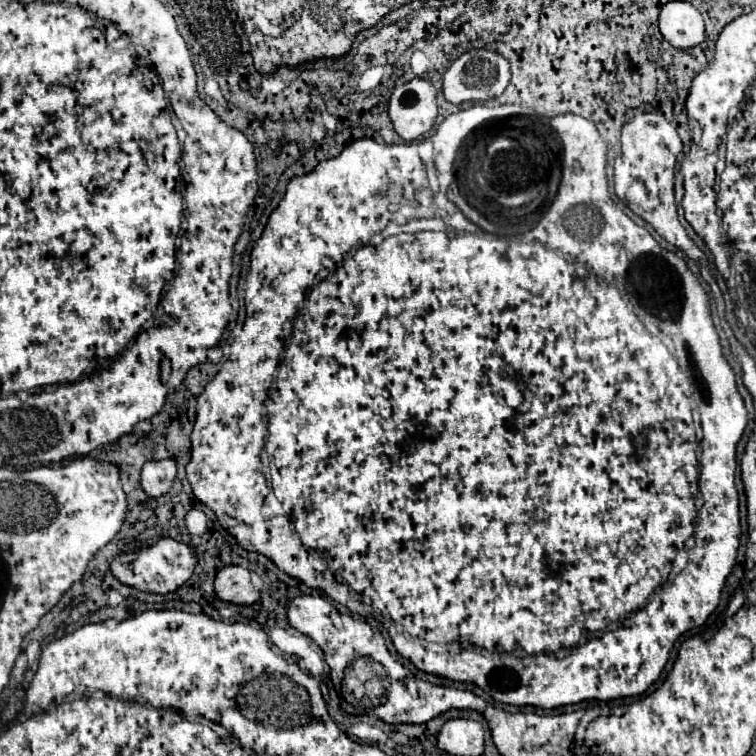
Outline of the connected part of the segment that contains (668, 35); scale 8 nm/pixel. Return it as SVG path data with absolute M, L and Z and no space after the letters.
M669 1L661 7L659 29L663 37L677 49L689 49L705 39L701 13L689 1Z

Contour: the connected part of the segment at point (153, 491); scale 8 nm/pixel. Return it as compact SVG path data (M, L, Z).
M169 457L169 459L161 459L161 461L149 461L149 463L145 463L143 473L141 473L143 491L149 497L159 497L171 487L171 481L175 479L175 475L177 475L175 459Z

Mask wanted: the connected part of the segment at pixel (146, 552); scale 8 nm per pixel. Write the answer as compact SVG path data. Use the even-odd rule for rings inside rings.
M161 537L155 545L143 547L133 553L121 553L111 561L111 571L121 583L151 593L171 593L179 589L193 575L195 567L197 553L191 549L191 545L175 541L171 537Z

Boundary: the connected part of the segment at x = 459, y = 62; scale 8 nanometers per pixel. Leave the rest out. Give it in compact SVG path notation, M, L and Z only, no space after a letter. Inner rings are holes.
M471 49L463 53L459 59L455 59L451 67L445 71L443 95L449 103L455 103L455 105L465 101L487 101L487 99L499 97L505 91L509 79L511 79L509 61L503 55L487 49Z

